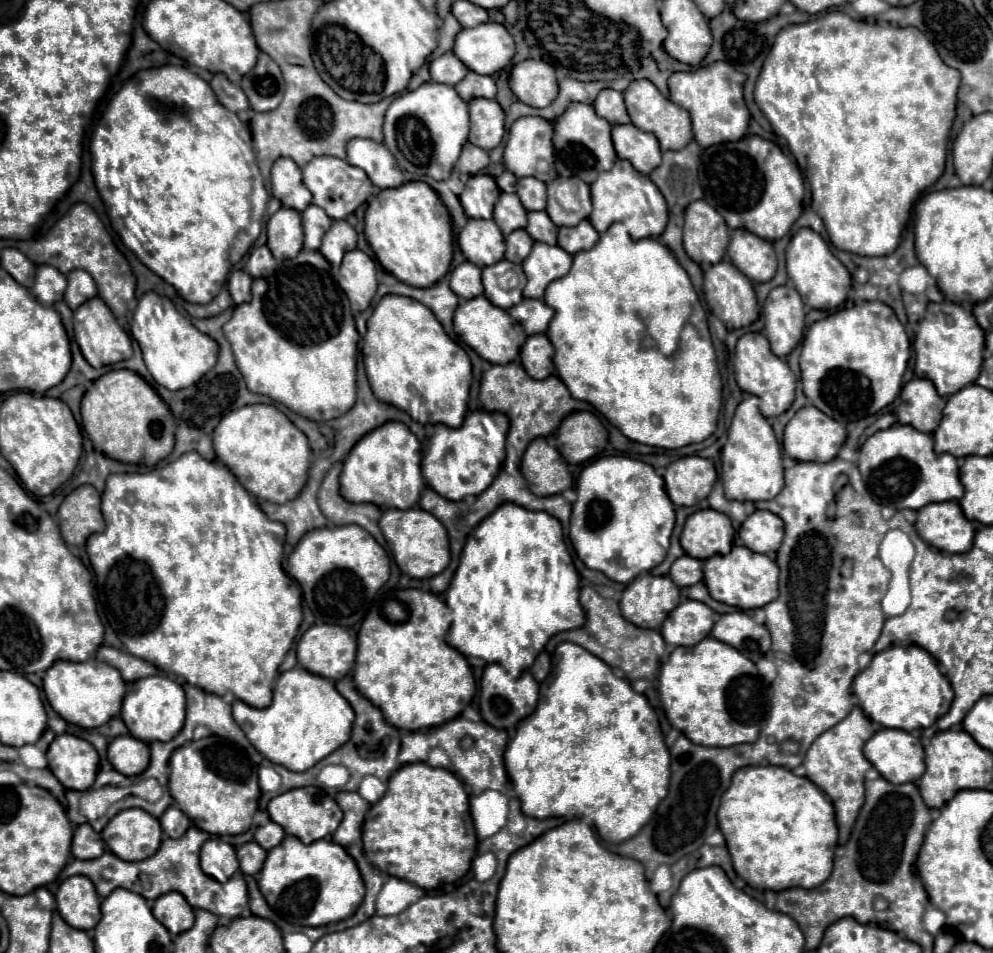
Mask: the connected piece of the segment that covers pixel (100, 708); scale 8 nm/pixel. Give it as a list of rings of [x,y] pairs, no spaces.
[[[88,659],[82,663],[54,661],[44,675],[44,693],[50,707],[62,719],[84,729],[94,729],[106,725],[114,715],[120,713],[122,699],[126,697],[126,683],[114,667],[96,659]]]

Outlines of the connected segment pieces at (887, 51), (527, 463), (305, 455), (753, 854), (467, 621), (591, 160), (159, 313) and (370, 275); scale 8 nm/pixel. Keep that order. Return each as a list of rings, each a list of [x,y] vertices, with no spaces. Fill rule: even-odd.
[[[830,11],[816,21],[808,21],[802,25],[788,25],[776,35],[776,43],[770,51],[770,55],[764,61],[762,73],[756,81],[754,97],[762,113],[772,125],[772,131],[778,137],[784,137],[788,143],[790,153],[798,161],[798,167],[802,169],[804,177],[810,183],[812,191],[812,209],[822,217],[826,231],[830,235],[830,241],[836,249],[864,255],[864,257],[880,257],[880,255],[892,255],[900,243],[902,231],[910,219],[910,211],[918,197],[930,189],[938,177],[944,171],[946,161],[946,149],[948,149],[948,137],[950,129],[956,117],[956,91],[958,91],[960,73],[952,67],[946,67],[934,47],[930,47],[930,41],[922,35],[922,31],[914,31],[914,27],[880,27],[876,23],[866,21],[854,21],[842,11]],[[938,119],[946,119],[942,127],[938,127]]]
[[[544,437],[534,439],[522,457],[520,471],[538,497],[556,495],[572,487],[572,477],[568,465],[556,447],[552,447]]]
[[[246,405],[230,411],[214,429],[214,451],[242,487],[270,503],[294,499],[306,483],[310,467],[310,447],[306,435],[274,405]]]
[[[774,765],[744,767],[734,773],[734,781],[722,795],[718,809],[718,825],[726,837],[736,873],[752,887],[782,891],[788,887],[812,889],[822,885],[832,873],[834,847],[838,843],[838,829],[832,803],[806,777],[796,777],[790,769]]]
[[[502,503],[502,507],[498,507],[498,511],[490,513],[474,529],[474,541],[466,541],[464,551],[460,555],[460,565],[458,565],[458,569],[456,569],[452,581],[450,581],[450,587],[444,593],[434,595],[438,595],[450,607],[450,611],[452,611],[452,617],[454,619],[452,619],[452,627],[448,631],[446,641],[468,659],[468,665],[472,669],[472,675],[474,675],[473,668],[478,666],[470,664],[469,658],[484,659],[487,664],[498,663],[500,667],[504,667],[506,673],[518,677],[518,675],[522,675],[524,671],[528,671],[532,667],[534,659],[538,657],[538,653],[544,649],[544,645],[550,641],[552,635],[560,633],[560,631],[568,631],[568,629],[578,629],[578,627],[582,627],[586,623],[586,615],[582,611],[582,605],[578,603],[578,595],[580,595],[580,575],[578,575],[578,571],[576,571],[576,567],[572,563],[572,557],[568,553],[568,547],[564,543],[564,533],[562,533],[560,521],[556,517],[552,517],[550,513],[546,513],[546,511],[528,511],[524,507],[518,507],[516,503]]]
[[[570,103],[570,107],[552,121],[554,123],[554,157],[560,177],[580,177],[584,183],[594,183],[600,171],[608,171],[616,161],[610,131],[612,125],[598,117],[592,105]]]
[[[144,293],[136,305],[130,333],[138,341],[146,367],[154,381],[170,391],[194,385],[204,373],[208,373],[218,359],[218,343],[200,333],[192,321],[176,311],[168,297],[158,293]]]
[[[360,249],[348,251],[338,269],[338,285],[346,291],[354,313],[368,309],[378,287],[374,261]]]

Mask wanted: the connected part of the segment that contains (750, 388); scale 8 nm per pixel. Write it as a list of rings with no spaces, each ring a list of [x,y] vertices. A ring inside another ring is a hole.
[[[746,333],[738,339],[736,355],[734,355],[734,373],[740,389],[760,399],[760,413],[764,417],[782,415],[792,405],[796,391],[796,375],[790,371],[790,367],[784,361],[780,361],[770,351],[768,339],[762,333]]]

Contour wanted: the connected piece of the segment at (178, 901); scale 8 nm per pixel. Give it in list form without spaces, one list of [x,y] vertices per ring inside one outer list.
[[[176,891],[160,895],[152,905],[152,913],[172,935],[184,933],[194,925],[194,909]]]

